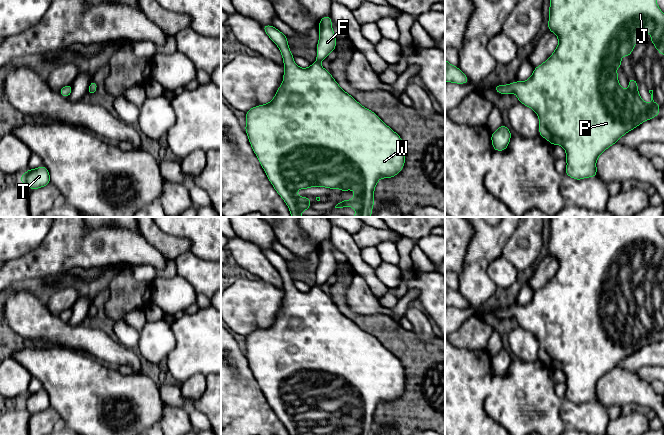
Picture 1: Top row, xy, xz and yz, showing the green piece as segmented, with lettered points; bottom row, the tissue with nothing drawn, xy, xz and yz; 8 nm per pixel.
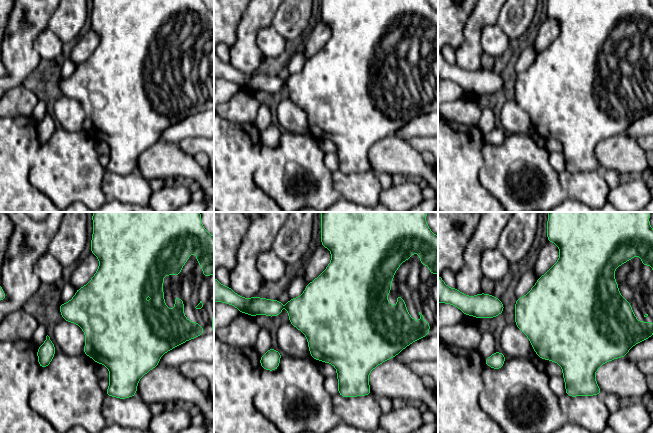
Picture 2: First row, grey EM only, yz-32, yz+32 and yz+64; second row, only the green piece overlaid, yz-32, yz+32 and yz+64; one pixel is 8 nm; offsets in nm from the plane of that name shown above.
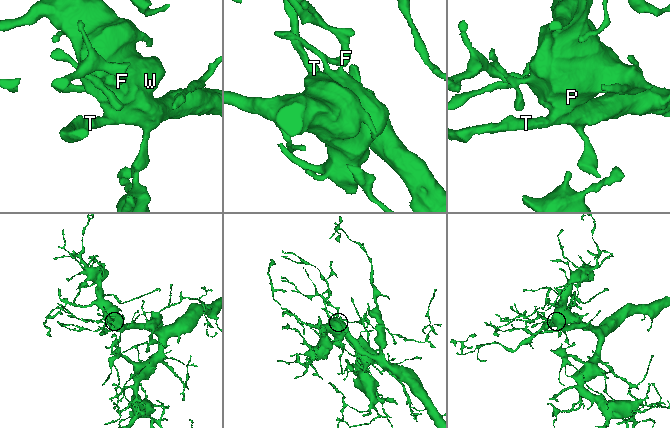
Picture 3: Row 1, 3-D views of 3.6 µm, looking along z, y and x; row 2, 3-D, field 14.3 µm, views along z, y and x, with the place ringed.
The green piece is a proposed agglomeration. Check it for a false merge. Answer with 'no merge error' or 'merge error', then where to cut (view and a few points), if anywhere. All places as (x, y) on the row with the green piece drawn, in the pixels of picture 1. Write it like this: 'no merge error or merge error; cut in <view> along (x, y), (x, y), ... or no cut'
no merge error; no cut

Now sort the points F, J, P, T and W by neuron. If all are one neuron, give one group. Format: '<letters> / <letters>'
F J P T W

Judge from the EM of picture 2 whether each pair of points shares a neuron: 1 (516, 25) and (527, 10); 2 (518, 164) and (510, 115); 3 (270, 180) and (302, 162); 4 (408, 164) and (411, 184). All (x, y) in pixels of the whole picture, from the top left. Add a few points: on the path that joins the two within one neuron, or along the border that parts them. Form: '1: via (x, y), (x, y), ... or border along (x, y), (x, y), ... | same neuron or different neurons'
1: via (516, 21), (523, 14) | same neuron
2: border along (506, 132), (527, 134) | different neurons
3: via (278, 175), (294, 170) | same neuron
4: border along (410, 178), (417, 180) | different neurons

